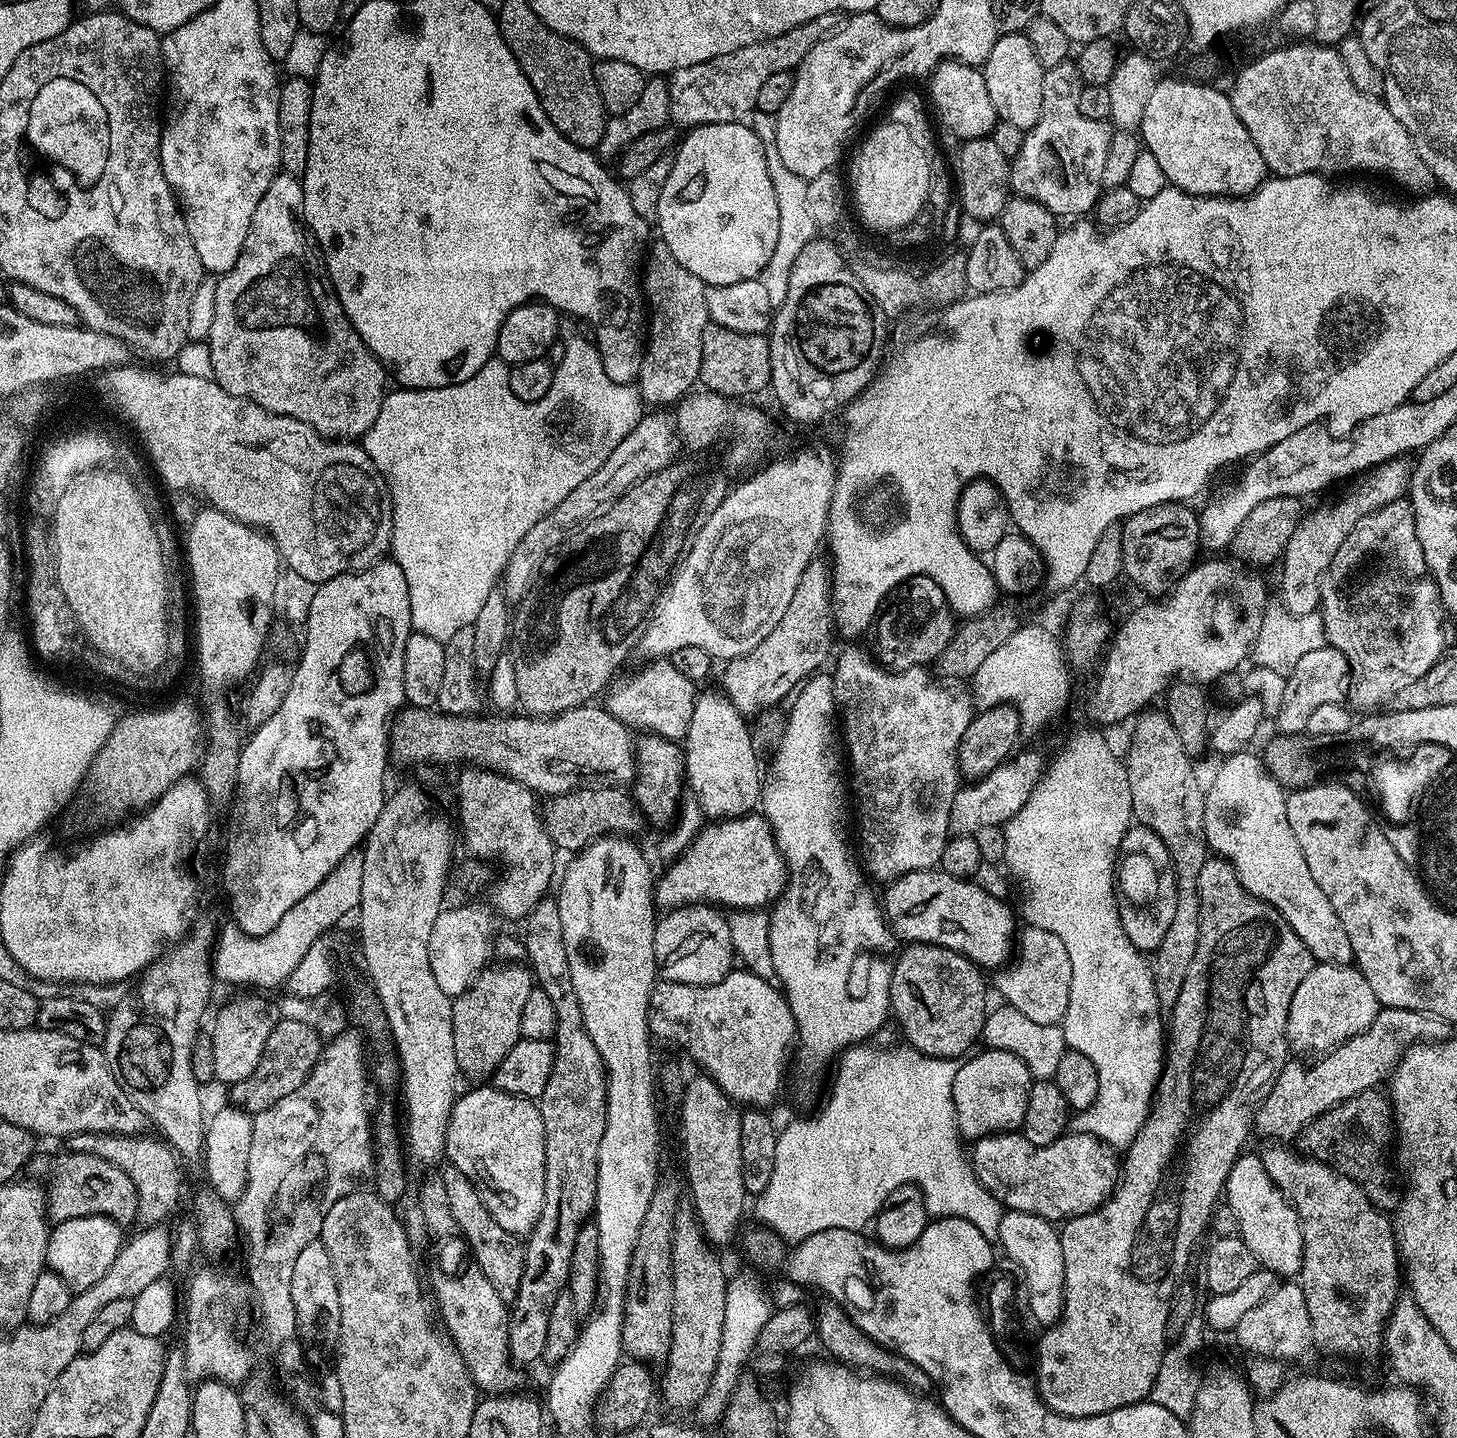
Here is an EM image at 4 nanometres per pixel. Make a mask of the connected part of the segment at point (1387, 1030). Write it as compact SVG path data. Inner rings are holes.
M1381 1007L1374 1022L1362 1034L1350 1038L1346 1043L1333 1048L1331 1052L1319 1057L1309 1068L1289 1062L1276 1076L1268 1090L1268 1095L1261 1099L1254 1112L1254 1132L1260 1136L1269 1136L1272 1142L1292 1142L1301 1135L1308 1123L1319 1118L1323 1112L1330 1110L1335 1104L1346 1102L1346 1098L1354 1098L1354 1094L1362 1094L1366 1090L1376 1088L1379 1080L1387 1081L1401 1056L1414 1044L1414 1036L1422 1032L1422 1018L1420 1012L1402 1010L1401 1008Z

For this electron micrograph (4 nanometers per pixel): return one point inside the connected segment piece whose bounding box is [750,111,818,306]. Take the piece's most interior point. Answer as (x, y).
(796, 226)

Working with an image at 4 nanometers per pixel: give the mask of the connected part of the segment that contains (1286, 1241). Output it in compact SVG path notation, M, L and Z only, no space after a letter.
M1241 1154L1234 1162L1234 1166L1228 1175L1228 1181L1224 1183L1224 1192L1226 1193L1226 1207L1234 1210L1238 1217L1238 1233L1241 1240L1246 1242L1246 1246L1254 1254L1257 1265L1262 1268L1268 1268L1276 1273L1280 1278L1292 1278L1299 1273L1304 1257L1304 1235L1300 1229L1300 1215L1296 1213L1295 1207L1290 1203L1287 1196L1277 1188L1276 1184L1266 1174L1266 1166L1259 1155L1248 1156Z

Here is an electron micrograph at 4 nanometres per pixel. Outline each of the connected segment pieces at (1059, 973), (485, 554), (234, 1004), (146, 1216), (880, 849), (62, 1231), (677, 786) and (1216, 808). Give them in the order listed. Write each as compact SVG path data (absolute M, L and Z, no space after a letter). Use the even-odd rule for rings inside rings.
M1029 925L1021 931L1017 958L1016 964L1014 962L995 973L997 976L994 982L1003 996L1001 999L1036 1024L1059 1025L1068 1009L1070 978L1073 972L1070 954L1067 953L1062 938L1055 937L1050 930Z
M561 319L560 336L566 344L566 354L562 364L555 367L549 392L540 401L531 404L516 398L514 391L510 390L509 365L499 358L493 358L486 362L486 366L482 366L482 370L478 370L478 374L474 374L474 378L466 378L466 382L441 388L397 387L396 392L389 391L382 402L382 410L378 410L378 418L374 418L370 430L364 433L363 450L384 476L384 482L388 485L388 492L392 497L390 556L398 566L402 566L402 574L406 574L406 586L410 594L410 618L415 631L448 642L462 626L472 626L486 598L497 591L504 575L504 567L508 564L510 554L514 554L514 546L518 546L518 542L522 541L526 532L540 518L550 514L576 486L594 474L613 453L614 446L618 446L618 442L622 442L622 438L626 438L644 416L646 404L640 395L639 387L636 384L610 382L606 366L602 366L600 349L595 343L587 341L583 331L579 327L576 329L571 323L575 324L571 319Z
M254 995L258 996L240 996L237 1000L230 1001L217 1014L216 1025L210 1029L214 1046L214 1074L216 1080L224 1083L224 1086L241 1082L254 1073L255 1066L262 1058L266 1038L270 1037L278 1019L275 1006L264 997L267 995Z
M76 1132L67 1137L68 1152L81 1152L117 1164L134 1182L134 1190L140 1199L138 1220L144 1226L156 1226L171 1214L180 1200L180 1164L175 1152L163 1139L151 1140L148 1134L112 1136L108 1132Z
M848 648L841 654L840 661L836 664L836 672L834 671L836 702L842 709L842 736L846 741L846 756L850 761L851 775L852 772L856 775L854 796L855 799L856 796L860 799L860 836L864 839L864 856L868 859L866 868L869 873L877 872L880 876L888 876L887 878L904 876L907 872L926 872L935 869L939 865L943 848L947 846L950 839L948 830L950 802L954 802L956 789L961 787L962 784L960 770L956 766L958 742L962 742L962 734L966 734L966 726L970 726L974 712L970 704L970 709L968 709L968 704L962 697L955 696L948 688L939 688L932 681L932 676L928 673L929 669L927 667L911 668L905 672L890 672L887 668L874 662L869 653L868 656L860 648Z
M87 1216L86 1218L70 1218L59 1221L48 1233L48 1255L47 1267L66 1286L71 1288L73 1293L86 1290L110 1270L114 1258L118 1258L122 1247L120 1240L121 1225L116 1224L105 1216Z
M644 734L635 741L636 771L630 785L634 803L649 825L671 825L680 811L681 797L686 792L686 773L684 771L684 753L675 740L667 740L655 734Z
M1245 750L1223 757L1212 785L1207 785L1204 829L1208 847L1217 857L1231 863L1246 891L1280 911L1310 950L1313 961L1351 965L1350 938L1346 938L1346 930L1342 930L1342 922L1338 914L1334 914L1330 898L1322 894L1318 882L1310 875L1302 846L1298 846L1298 838L1294 838L1294 830L1290 830L1285 789L1276 778L1268 777L1269 769L1264 760L1250 753Z

